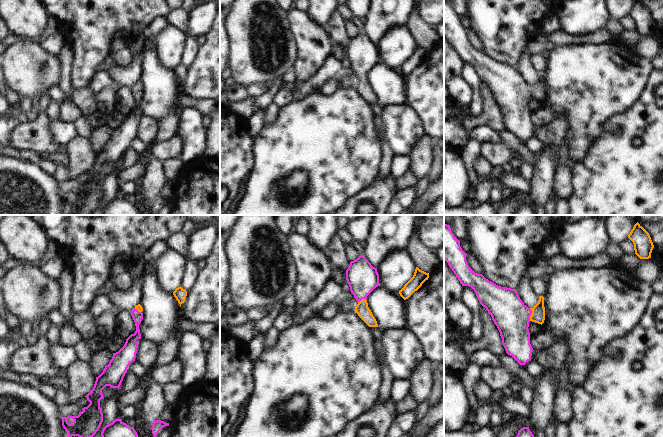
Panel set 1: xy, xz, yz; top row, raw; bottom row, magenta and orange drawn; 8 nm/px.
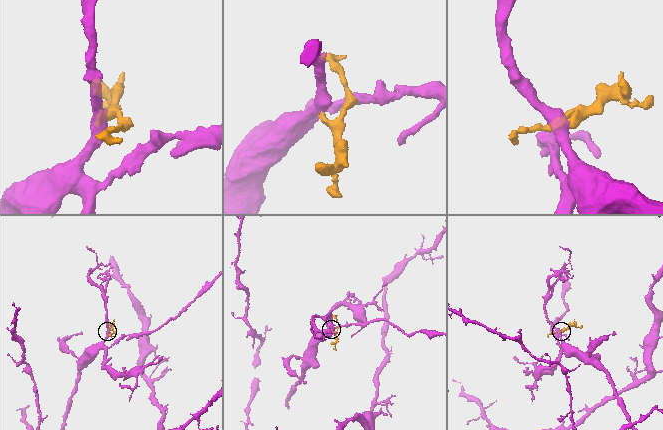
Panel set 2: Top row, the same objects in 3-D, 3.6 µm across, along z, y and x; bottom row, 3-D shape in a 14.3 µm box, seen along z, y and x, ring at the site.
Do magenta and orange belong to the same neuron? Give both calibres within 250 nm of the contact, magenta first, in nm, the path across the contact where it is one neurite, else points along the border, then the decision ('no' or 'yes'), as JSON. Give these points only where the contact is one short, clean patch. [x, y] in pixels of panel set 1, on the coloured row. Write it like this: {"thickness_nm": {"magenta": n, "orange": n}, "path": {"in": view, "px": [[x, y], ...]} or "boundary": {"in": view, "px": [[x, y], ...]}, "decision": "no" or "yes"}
{"thickness_nm": {"magenta": 280, "orange": 110}, "path": {"in": "yz", "px": [[510, 315], [530, 314], [535, 314], [538, 311]]}, "decision": "yes"}

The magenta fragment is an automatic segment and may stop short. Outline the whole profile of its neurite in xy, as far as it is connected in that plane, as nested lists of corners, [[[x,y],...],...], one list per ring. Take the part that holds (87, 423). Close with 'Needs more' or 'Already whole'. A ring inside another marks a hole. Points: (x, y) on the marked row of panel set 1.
[[[140,304],[130,311],[136,331],[126,339],[124,346],[118,352],[113,353],[109,364],[96,377],[93,389],[85,396],[90,404],[82,408],[83,411],[79,412],[78,416],[61,417],[62,426],[68,434],[67,437],[93,437],[99,430],[103,422],[103,413],[100,407],[100,400],[104,399],[102,390],[106,386],[119,389],[128,366],[135,361],[138,348],[136,340],[141,339],[139,325],[143,319],[142,311],[143,308]]]. Needs more

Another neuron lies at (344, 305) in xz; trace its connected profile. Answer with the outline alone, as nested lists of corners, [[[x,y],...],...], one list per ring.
[[[341,297],[338,299],[338,311],[352,311],[353,309],[355,309],[357,304],[358,302],[356,301],[355,297],[353,297],[351,300],[346,300],[343,297]]]

